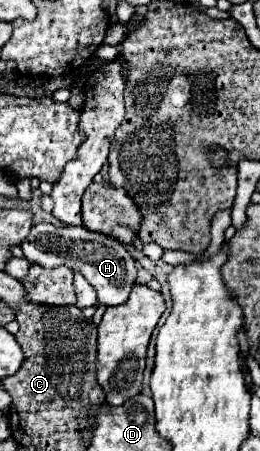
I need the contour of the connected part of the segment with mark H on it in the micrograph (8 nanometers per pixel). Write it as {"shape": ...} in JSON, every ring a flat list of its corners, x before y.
{"shape":[[37,223,31,227,29,235,21,241,23,255,29,263,39,263,41,267,77,267,83,277,95,287,97,303,105,307,115,307,129,299,129,291,137,279,137,265,133,255,117,241,101,233,93,233,85,227,55,227,51,223]]}

